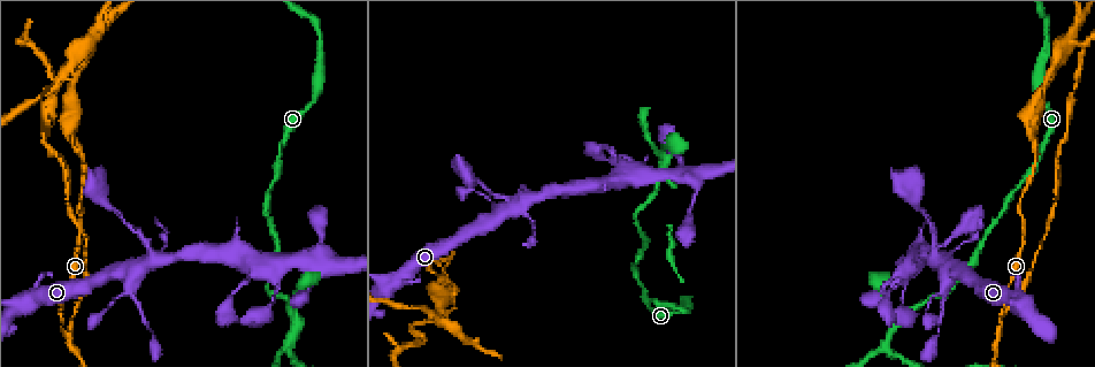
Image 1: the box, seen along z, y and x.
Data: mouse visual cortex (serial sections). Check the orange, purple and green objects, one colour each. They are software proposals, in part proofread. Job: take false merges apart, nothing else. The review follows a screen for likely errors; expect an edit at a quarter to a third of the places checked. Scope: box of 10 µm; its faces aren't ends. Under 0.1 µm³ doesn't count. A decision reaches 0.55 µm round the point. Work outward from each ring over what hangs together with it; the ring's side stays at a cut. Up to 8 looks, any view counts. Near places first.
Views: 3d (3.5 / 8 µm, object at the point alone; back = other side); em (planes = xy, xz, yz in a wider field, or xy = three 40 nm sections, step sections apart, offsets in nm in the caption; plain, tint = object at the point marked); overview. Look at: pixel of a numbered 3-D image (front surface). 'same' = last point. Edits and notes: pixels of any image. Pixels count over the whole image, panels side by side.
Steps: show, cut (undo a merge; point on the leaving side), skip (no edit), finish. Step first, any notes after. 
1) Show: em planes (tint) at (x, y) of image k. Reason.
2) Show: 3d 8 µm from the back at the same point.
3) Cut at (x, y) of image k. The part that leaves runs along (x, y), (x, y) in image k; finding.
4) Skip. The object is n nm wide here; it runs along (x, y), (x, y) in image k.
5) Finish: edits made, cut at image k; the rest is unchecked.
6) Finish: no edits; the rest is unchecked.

Show: 3d 8 µm at (1000, 323) of image 1. Sharp bend.

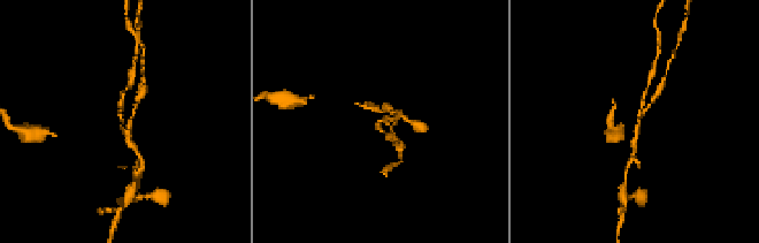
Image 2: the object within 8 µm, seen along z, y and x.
Show: 3d 3.5 µm from the back at the same point.

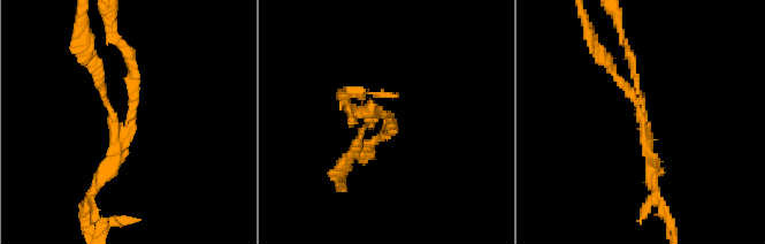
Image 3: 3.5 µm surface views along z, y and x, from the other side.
Cut at (630, 93) of image 3. The part that leaves runs along (647, 123), (590, 35) in image 3; two cells meet here.

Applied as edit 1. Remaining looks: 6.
Show: overview.

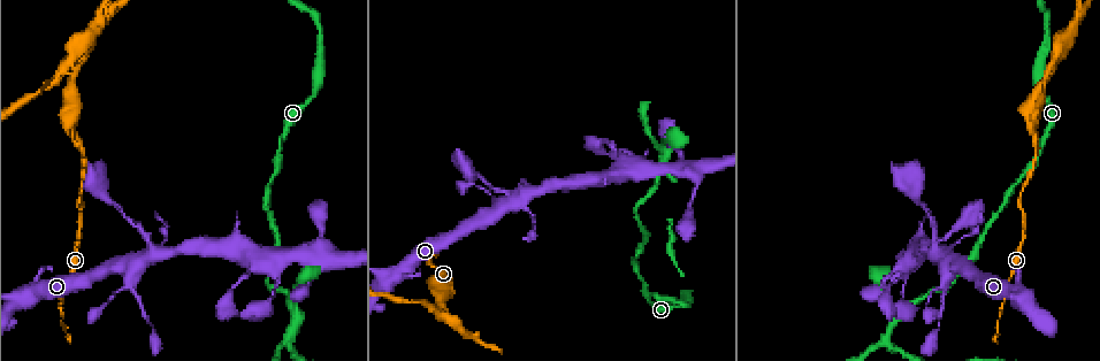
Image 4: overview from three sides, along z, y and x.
Show: 3d 3.5 µm at (522, 194) of image 4. Side arm on a straight run.

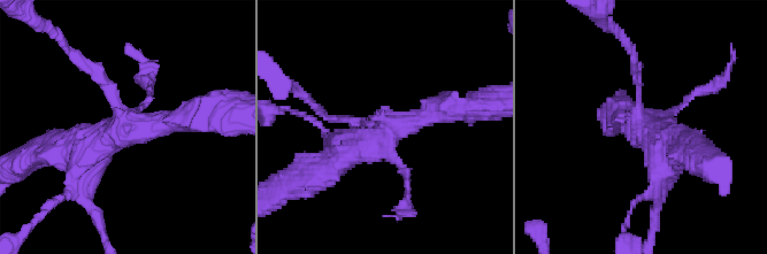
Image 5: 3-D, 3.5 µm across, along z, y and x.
Show: em xy step 3 (plain) at (124, 126) of image 5. Shape alone is not enough.

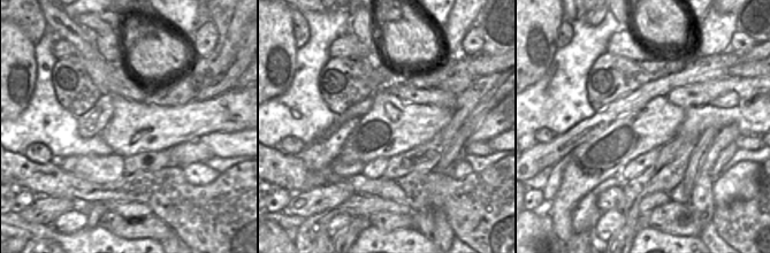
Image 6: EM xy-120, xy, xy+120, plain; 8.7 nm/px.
Show: em xy step 3 (tint) at the same point. With the object marked.

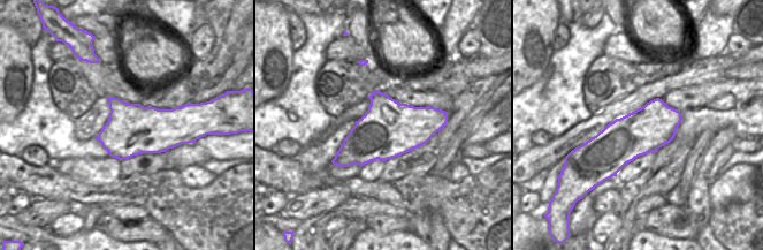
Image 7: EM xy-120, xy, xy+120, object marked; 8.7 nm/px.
Skip. It runs along (321, 169), (388, 124), (452, 110) in image 5; all the same cell.

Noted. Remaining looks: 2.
Show: 3d 3.5 µm at (665, 153) of image 4.

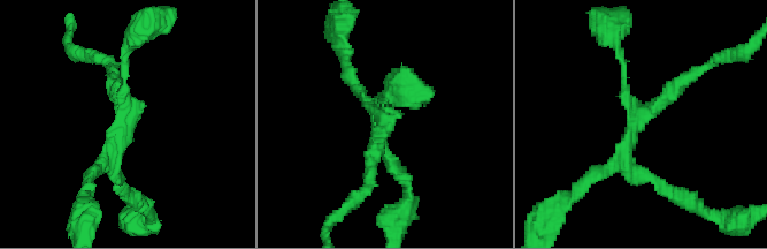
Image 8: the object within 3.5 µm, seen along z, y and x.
Show: em xy step 1 (tint) at (641, 114) of image 8. 3 arms meet here; the arms are 100, 200, 200 nm wide.

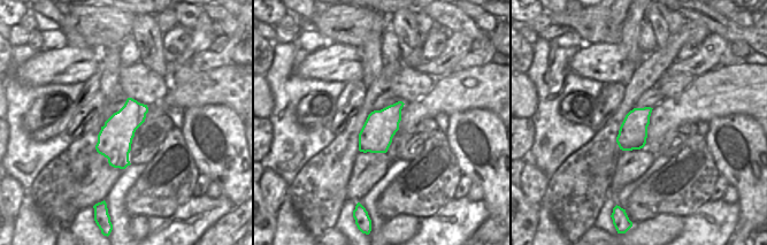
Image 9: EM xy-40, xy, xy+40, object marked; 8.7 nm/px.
Skip. Continuous, no second cell.

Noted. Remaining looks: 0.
Finish: edits made, cut at image 3; the rest is unchecked.

